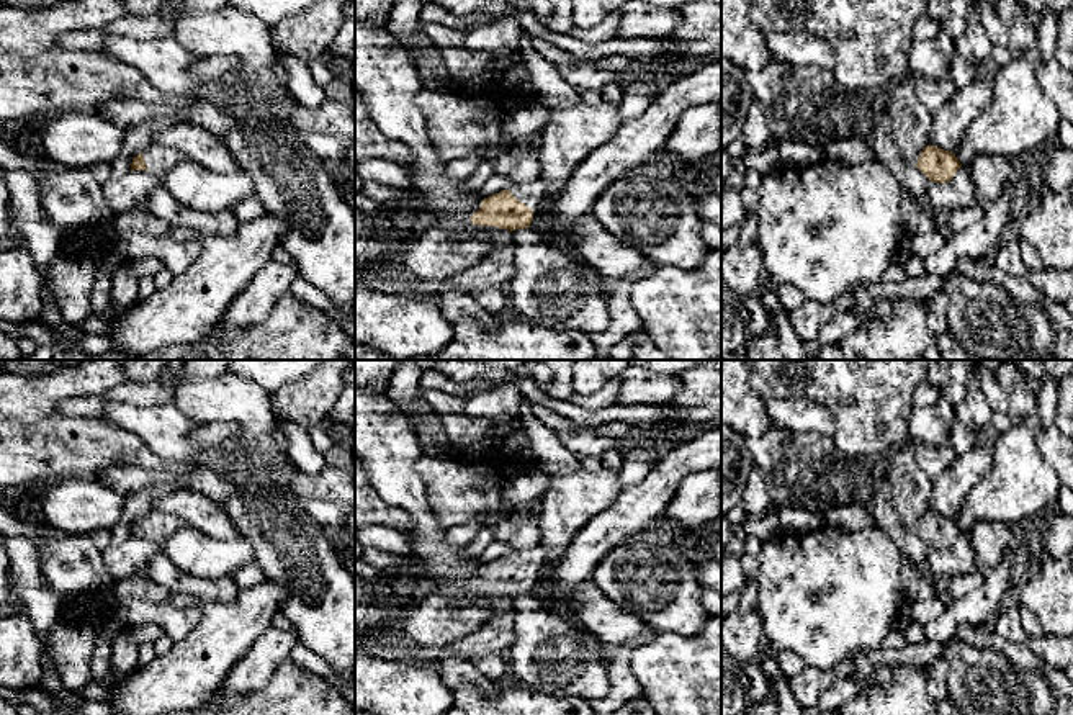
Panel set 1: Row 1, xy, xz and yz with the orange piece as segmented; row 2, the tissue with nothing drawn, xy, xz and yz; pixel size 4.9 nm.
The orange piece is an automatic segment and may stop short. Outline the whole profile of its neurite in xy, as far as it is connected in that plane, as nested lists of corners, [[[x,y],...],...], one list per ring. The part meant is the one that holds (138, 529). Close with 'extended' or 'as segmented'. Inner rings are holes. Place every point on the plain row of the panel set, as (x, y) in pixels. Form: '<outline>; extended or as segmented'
[[[154,510],[144,520],[139,520],[131,528],[131,538],[134,537],[155,537],[155,538],[167,538],[175,533],[183,522],[167,512]]]; extended

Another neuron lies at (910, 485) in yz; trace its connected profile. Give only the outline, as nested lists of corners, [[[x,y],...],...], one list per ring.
[[[909,440],[887,456],[887,476],[891,488],[895,509],[909,530],[929,512],[932,481],[921,470]]]

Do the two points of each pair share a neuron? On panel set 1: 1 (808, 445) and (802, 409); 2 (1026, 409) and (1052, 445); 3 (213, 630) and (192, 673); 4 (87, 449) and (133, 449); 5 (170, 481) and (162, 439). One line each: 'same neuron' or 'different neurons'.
1: different neurons
2: same neuron
3: same neuron
4: same neuron
5: different neurons

